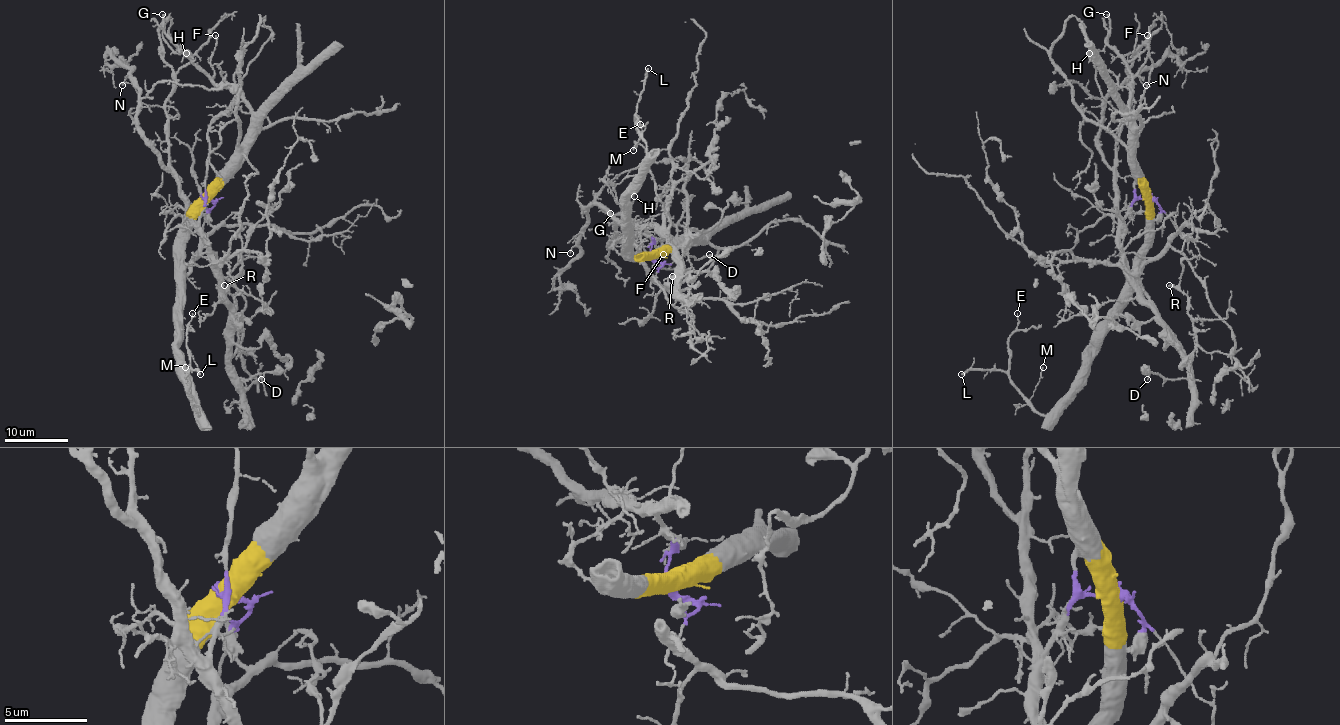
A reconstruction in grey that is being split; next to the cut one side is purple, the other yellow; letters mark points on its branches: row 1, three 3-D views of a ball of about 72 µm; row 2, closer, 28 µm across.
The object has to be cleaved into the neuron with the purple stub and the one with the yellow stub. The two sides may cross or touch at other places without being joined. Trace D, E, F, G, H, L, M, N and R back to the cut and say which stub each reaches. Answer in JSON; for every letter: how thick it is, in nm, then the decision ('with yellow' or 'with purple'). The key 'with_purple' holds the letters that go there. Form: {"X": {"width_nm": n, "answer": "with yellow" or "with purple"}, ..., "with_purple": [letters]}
{"D": {"width_nm": 110, "answer": "with purple"}, "E": {"width_nm": 140, "answer": "with yellow"}, "F": {"width_nm": 150, "answer": "with yellow"}, "G": {"width_nm": 240, "answer": "with yellow"}, "H": {"width_nm": 120, "answer": "with yellow"}, "L": {"width_nm": 240, "answer": "with yellow"}, "M": {"width_nm": 120, "answer": "with yellow"}, "N": {"width_nm": 90, "answer": "with purple"}, "R": {"width_nm": 100, "answer": "with purple"}, "with_purple": ["D", "N", "R"]}

